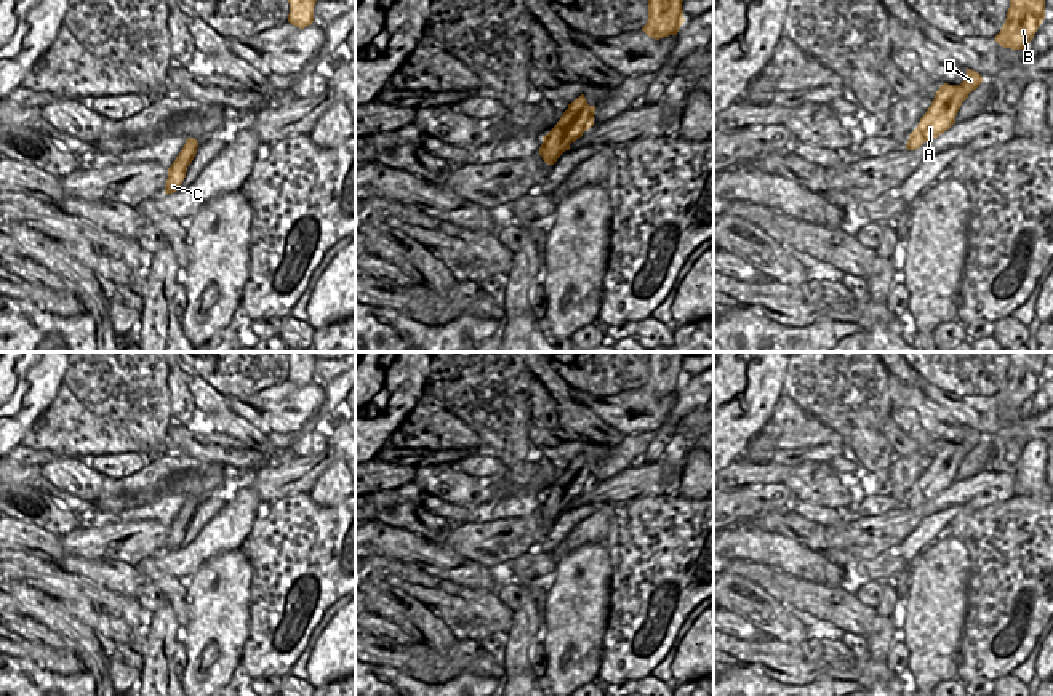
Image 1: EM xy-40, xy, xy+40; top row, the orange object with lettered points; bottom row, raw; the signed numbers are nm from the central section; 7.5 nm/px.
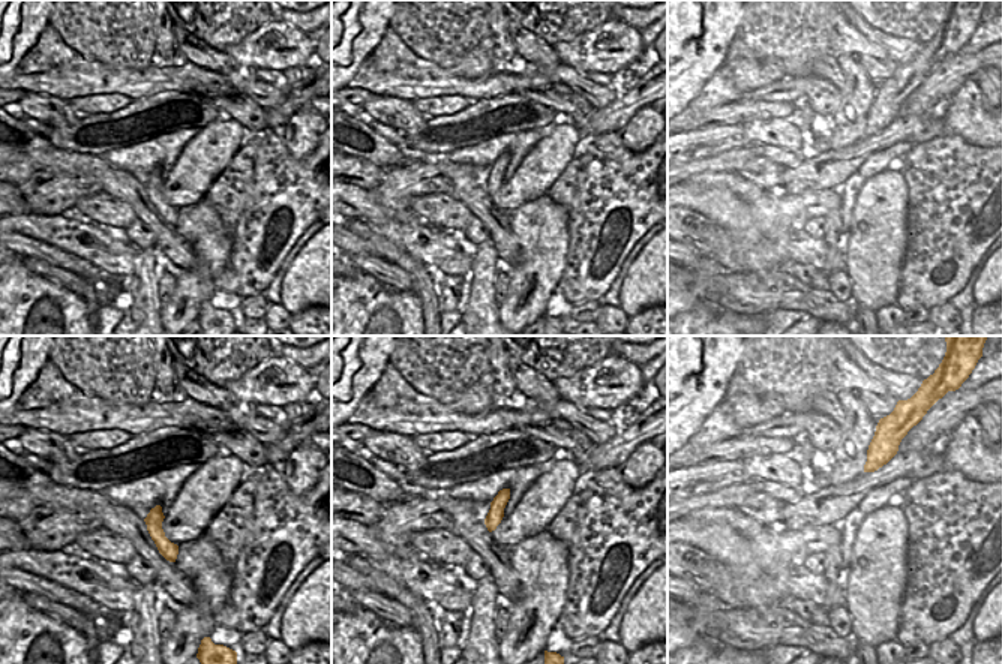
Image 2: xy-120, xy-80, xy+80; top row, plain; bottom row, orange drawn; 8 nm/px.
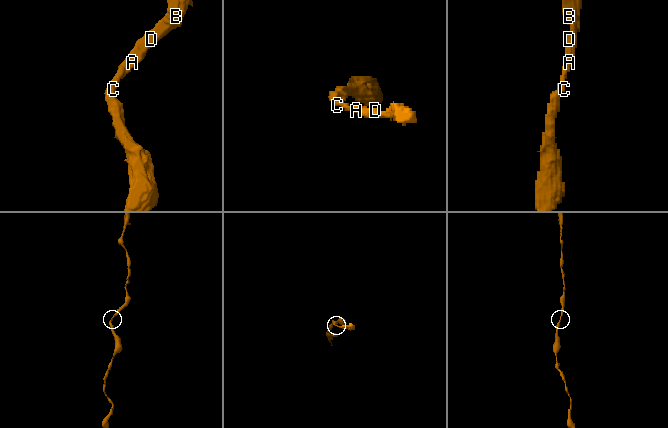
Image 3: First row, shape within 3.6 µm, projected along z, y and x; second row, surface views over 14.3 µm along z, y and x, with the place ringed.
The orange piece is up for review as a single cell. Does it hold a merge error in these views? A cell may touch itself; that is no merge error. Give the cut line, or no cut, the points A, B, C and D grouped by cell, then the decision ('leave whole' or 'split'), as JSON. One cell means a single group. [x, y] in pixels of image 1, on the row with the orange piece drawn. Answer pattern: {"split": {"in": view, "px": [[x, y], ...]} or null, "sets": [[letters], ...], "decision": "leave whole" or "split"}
{"split": null, "sets": [["A", "B", "C", "D"]], "decision": "leave whole"}

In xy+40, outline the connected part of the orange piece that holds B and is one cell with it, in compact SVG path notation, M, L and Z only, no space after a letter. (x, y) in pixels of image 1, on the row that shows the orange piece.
M1010 0L1005 24L994 37L1003 48L1024 50L1045 19L1045 0Z

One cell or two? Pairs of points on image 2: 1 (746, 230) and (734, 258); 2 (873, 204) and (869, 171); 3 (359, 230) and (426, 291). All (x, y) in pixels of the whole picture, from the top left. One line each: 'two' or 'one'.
1: two
2: two
3: one

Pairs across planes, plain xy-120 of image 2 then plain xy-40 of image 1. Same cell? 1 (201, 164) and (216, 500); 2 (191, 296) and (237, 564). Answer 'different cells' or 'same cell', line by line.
1: different cells
2: same cell

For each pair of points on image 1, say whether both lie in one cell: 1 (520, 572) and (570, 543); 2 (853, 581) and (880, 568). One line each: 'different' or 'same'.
1: same
2: same

